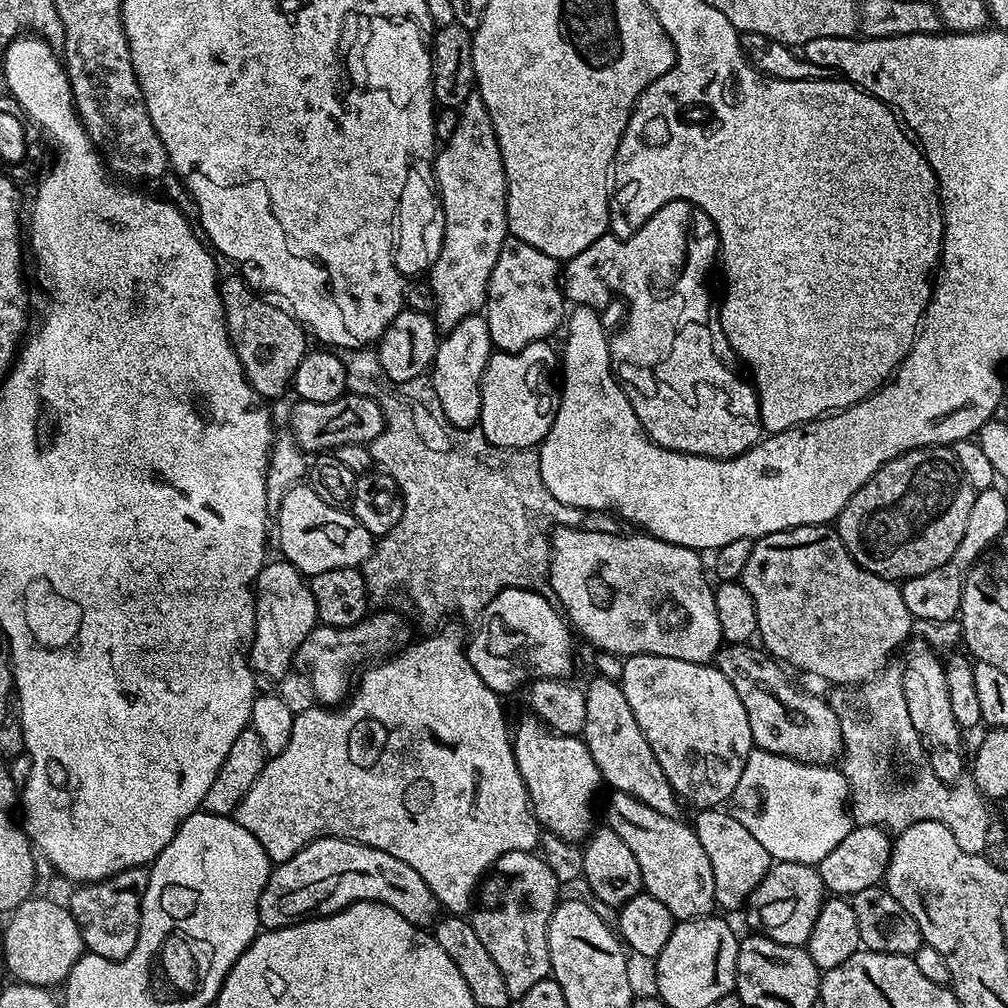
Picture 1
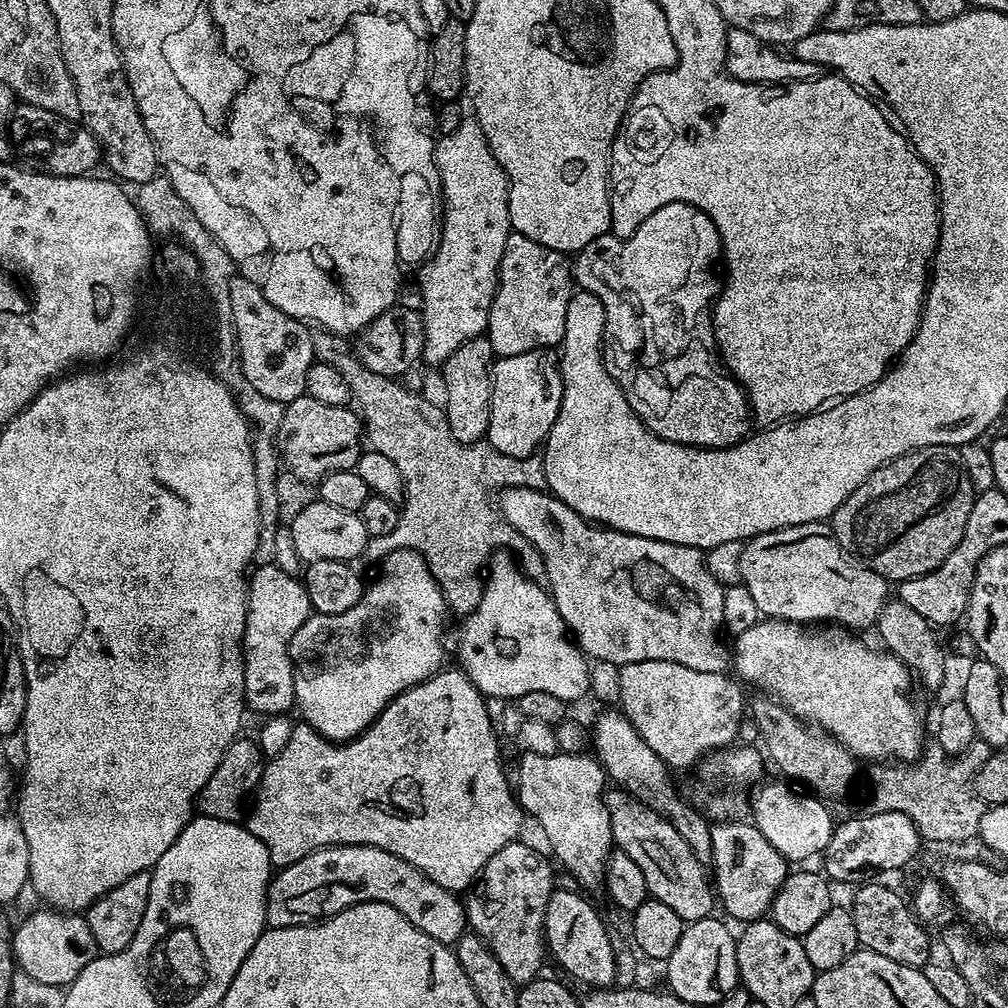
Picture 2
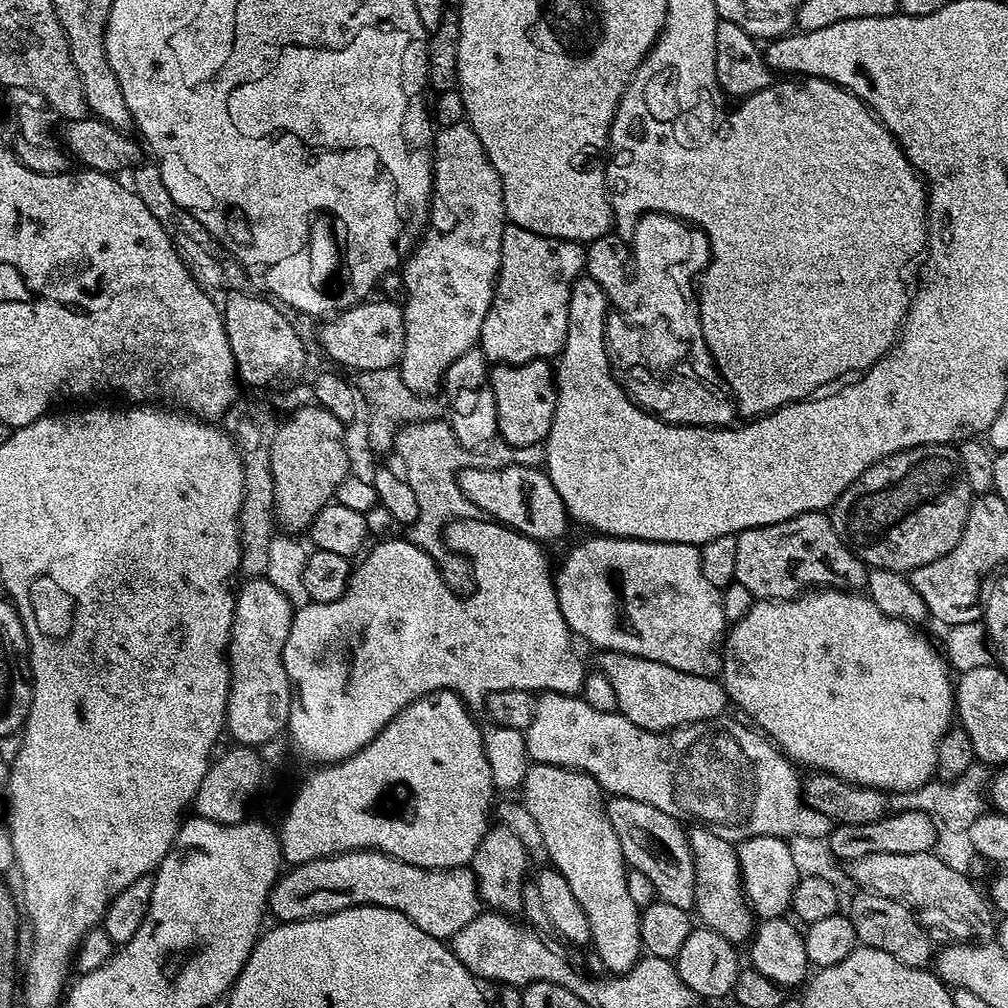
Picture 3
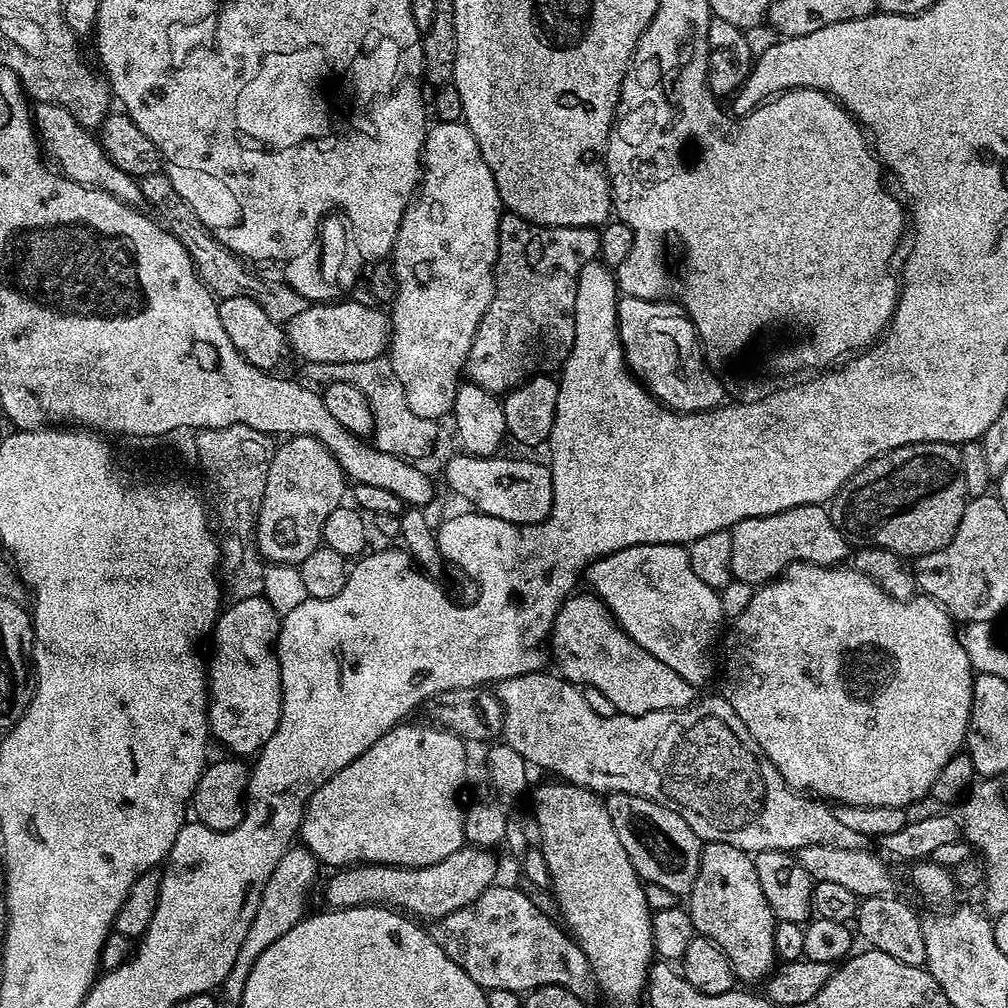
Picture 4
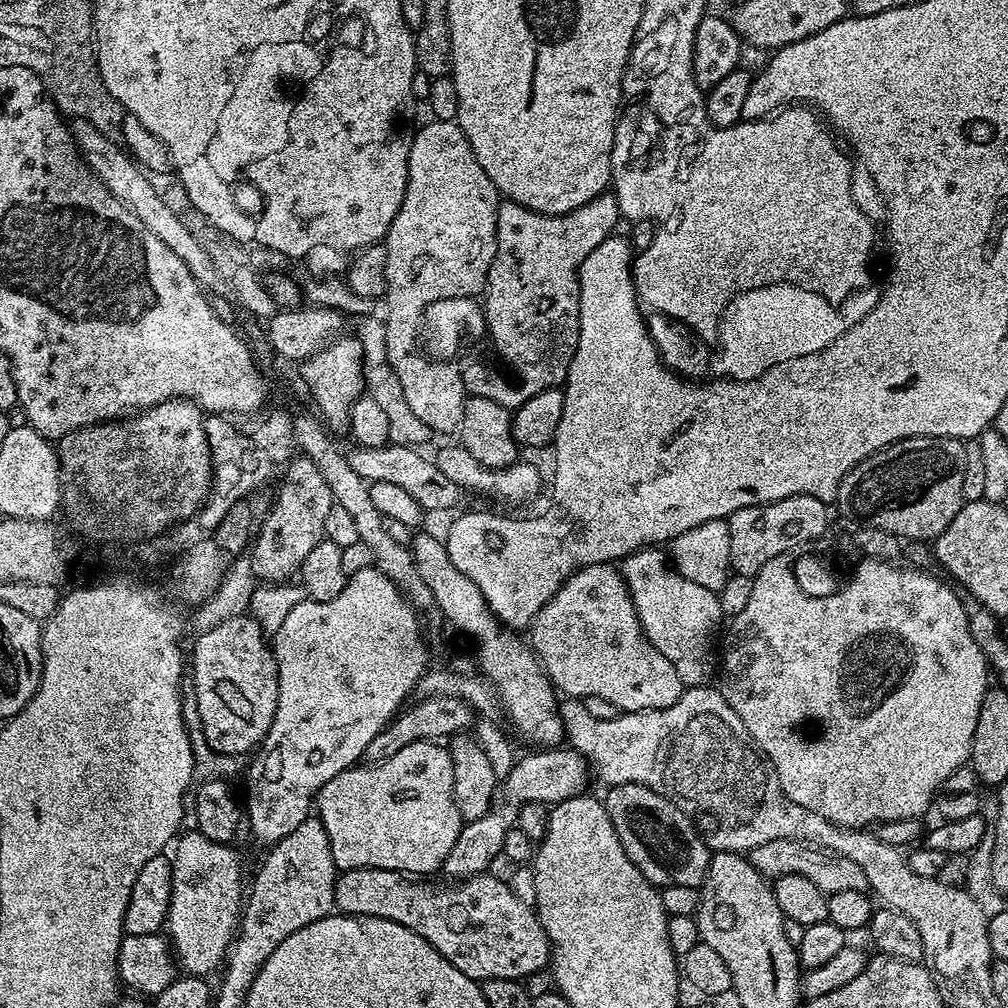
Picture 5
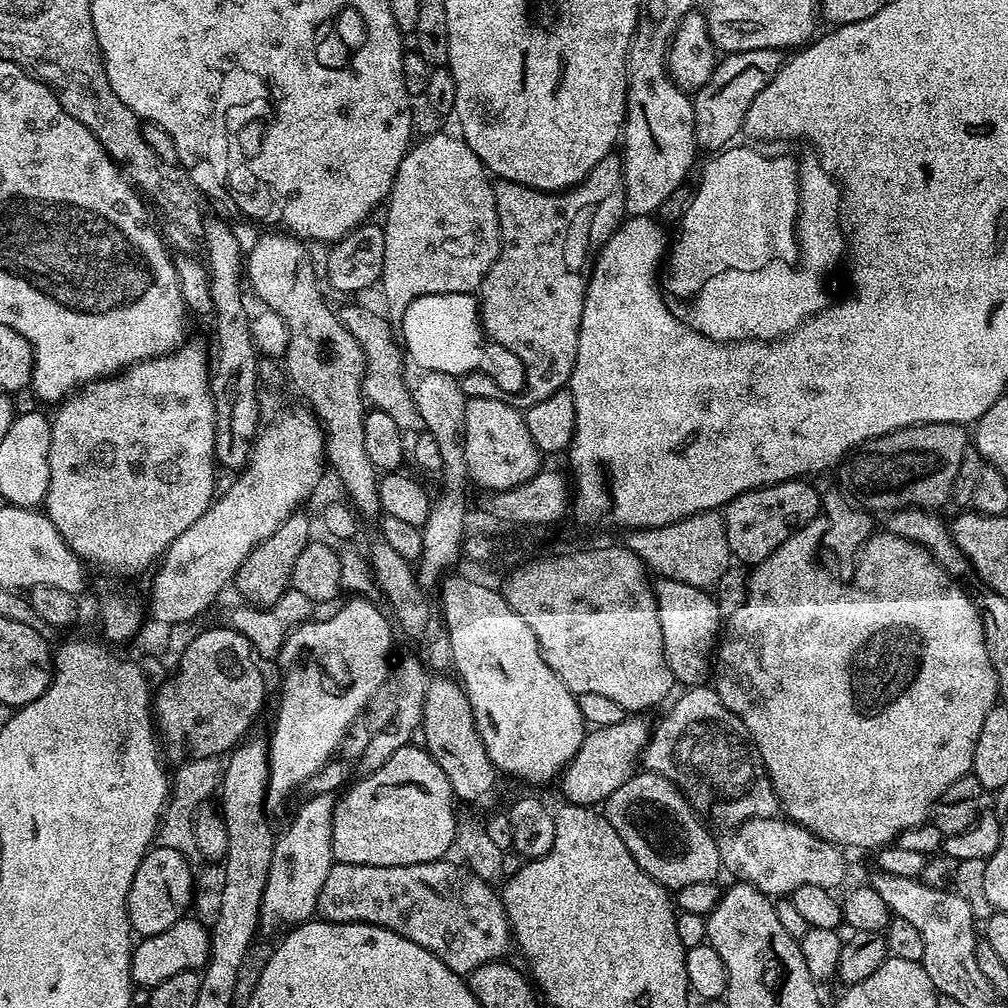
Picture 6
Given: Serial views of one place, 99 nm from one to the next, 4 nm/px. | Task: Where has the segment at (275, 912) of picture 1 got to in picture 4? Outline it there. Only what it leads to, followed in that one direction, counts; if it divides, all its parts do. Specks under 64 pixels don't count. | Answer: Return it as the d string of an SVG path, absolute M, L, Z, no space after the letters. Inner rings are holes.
M465 846L454 850L450 858L425 868L395 868L389 864L357 864L333 871L324 888L329 909L391 906L420 922L435 922L446 914L474 902L497 883L495 851Z

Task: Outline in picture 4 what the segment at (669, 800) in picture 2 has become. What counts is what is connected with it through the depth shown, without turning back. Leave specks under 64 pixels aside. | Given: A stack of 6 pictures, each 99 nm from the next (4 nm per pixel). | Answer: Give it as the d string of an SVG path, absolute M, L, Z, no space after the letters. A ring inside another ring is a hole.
M726 842L705 843L700 850L698 874L694 878L694 886L686 897L686 907L697 933L714 942L720 947L722 954L726 954L732 967L732 975L737 981L752 986L755 980L763 981L772 975L778 964L774 950L774 930L778 921L770 910L770 902L766 902L766 894L762 894L756 861L749 853Z

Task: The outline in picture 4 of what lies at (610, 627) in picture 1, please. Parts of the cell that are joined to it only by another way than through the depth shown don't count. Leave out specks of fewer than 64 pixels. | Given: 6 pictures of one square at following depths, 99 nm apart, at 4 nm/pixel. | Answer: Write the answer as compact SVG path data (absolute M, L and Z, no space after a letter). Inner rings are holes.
M459 454L448 460L444 468L444 480L456 492L464 492L468 500L480 500L484 496L482 511L485 516L493 520L505 520L515 524L540 524L550 514L552 509L552 469L547 463L539 464L536 460L511 460L505 454L479 456ZM635 544L589 564L587 576L588 584L592 587L589 589L604 601L617 624L639 648L666 662L674 674L682 674L682 678L694 686L706 683L715 672L717 675L716 635L720 632L720 623L725 623L726 617L720 605L719 591L706 586L706 582L694 574L685 545Z

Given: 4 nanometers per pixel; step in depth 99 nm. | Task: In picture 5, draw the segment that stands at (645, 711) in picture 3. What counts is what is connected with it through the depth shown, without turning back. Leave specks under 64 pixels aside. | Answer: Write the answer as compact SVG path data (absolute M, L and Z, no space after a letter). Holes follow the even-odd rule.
M615 563L586 566L575 572L560 587L558 594L538 610L530 625L531 632L530 647L540 661L540 667L557 693L565 697L606 698L606 702L614 702L621 713L641 712L674 706L686 687L682 678L678 678L678 670L670 666L670 658L661 654L646 638L623 571Z

